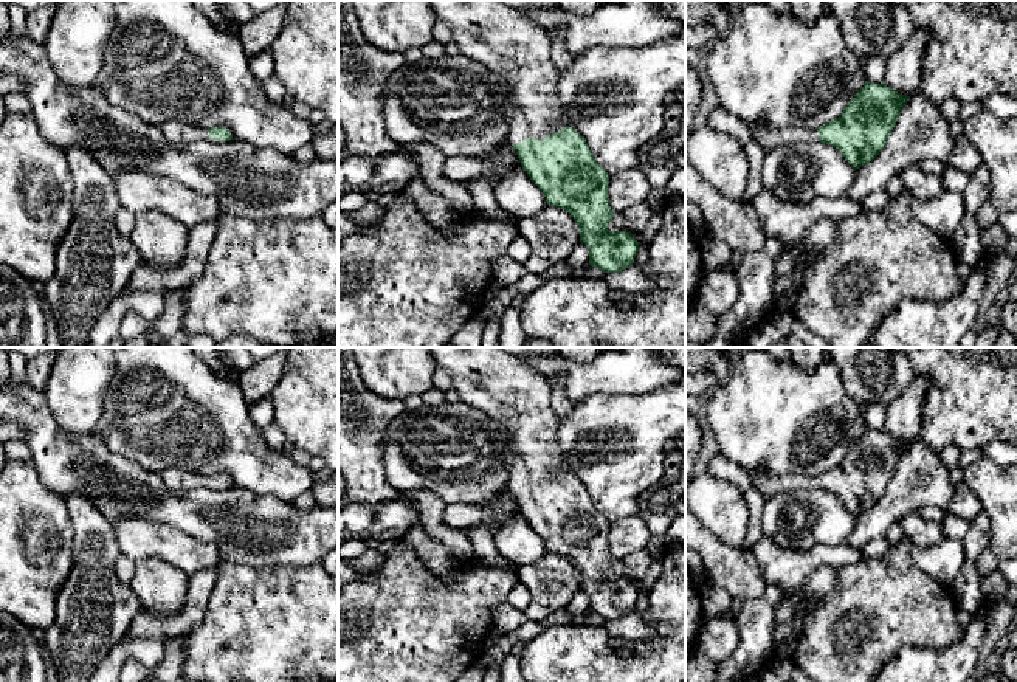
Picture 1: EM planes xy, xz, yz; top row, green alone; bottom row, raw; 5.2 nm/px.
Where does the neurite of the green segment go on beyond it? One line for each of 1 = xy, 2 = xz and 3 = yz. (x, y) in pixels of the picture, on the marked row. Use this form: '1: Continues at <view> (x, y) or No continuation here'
1: Continues at xy (174, 130)
2: Continues at xz (504, 39)
3: Continues at yz (769, 138)

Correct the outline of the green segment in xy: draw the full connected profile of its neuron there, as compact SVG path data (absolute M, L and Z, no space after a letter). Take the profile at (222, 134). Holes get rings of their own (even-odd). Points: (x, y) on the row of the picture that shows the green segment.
M167 121L161 127L164 138L169 143L214 143L222 144L234 140L229 127L211 127L191 126L181 121Z

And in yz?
M865 82L846 104L843 113L819 129L791 127L775 130L750 124L755 141L766 150L803 143L831 144L854 167L873 161L887 144L901 110L910 96L901 96L884 82Z

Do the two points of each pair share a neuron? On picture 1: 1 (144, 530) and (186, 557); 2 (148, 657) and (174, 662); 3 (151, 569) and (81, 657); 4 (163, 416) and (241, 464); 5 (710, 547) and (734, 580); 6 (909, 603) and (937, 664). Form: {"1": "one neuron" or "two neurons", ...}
{"1": "one neuron", "2": "two neurons", "3": "two neurons", "4": "one neuron", "5": "one neuron", "6": "two neurons"}

